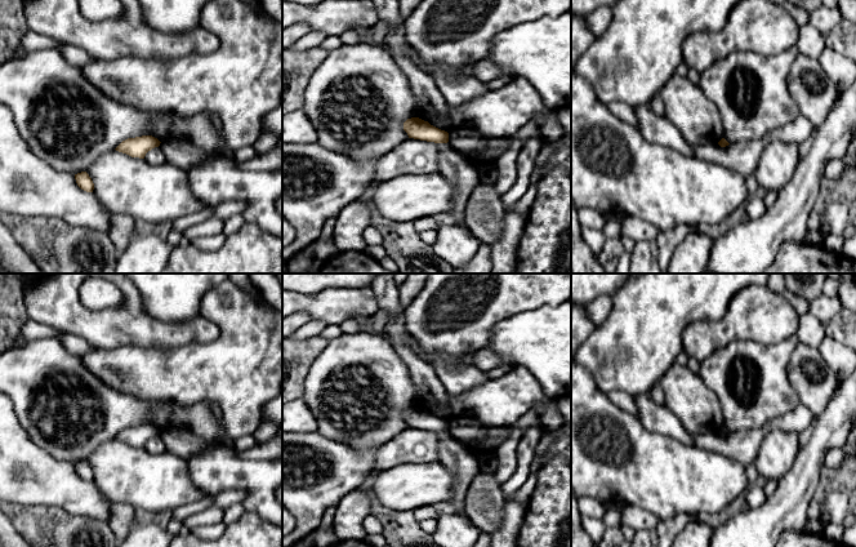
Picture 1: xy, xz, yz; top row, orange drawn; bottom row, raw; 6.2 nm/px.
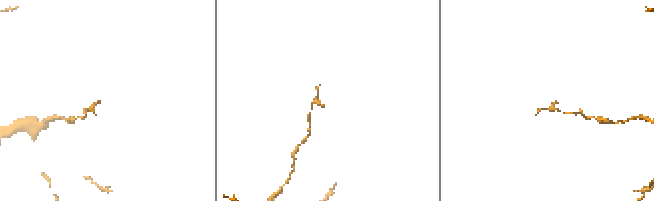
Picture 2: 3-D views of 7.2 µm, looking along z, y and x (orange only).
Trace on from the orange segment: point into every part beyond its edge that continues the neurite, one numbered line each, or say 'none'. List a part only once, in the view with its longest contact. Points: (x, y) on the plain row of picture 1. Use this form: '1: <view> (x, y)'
none

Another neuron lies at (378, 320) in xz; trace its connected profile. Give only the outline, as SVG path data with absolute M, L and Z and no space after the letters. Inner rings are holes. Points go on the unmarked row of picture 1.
M378 310L373 316L370 316L369 325L374 330L383 330L387 323L388 313L384 310Z

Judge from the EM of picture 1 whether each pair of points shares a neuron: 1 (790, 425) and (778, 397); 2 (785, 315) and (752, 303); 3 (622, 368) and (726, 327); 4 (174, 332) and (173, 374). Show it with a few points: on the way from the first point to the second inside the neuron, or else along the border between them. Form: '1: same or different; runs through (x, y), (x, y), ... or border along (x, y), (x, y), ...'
1: different; border along (799, 403), (785, 414), (774, 417), (758, 428)
2: same; runs through (778, 315), (763, 315), (759, 311)
3: different; border along (701, 320), (694, 320), (683, 329), (682, 350)
4: different; border along (204, 343), (186, 343), (166, 348), (143, 347)

